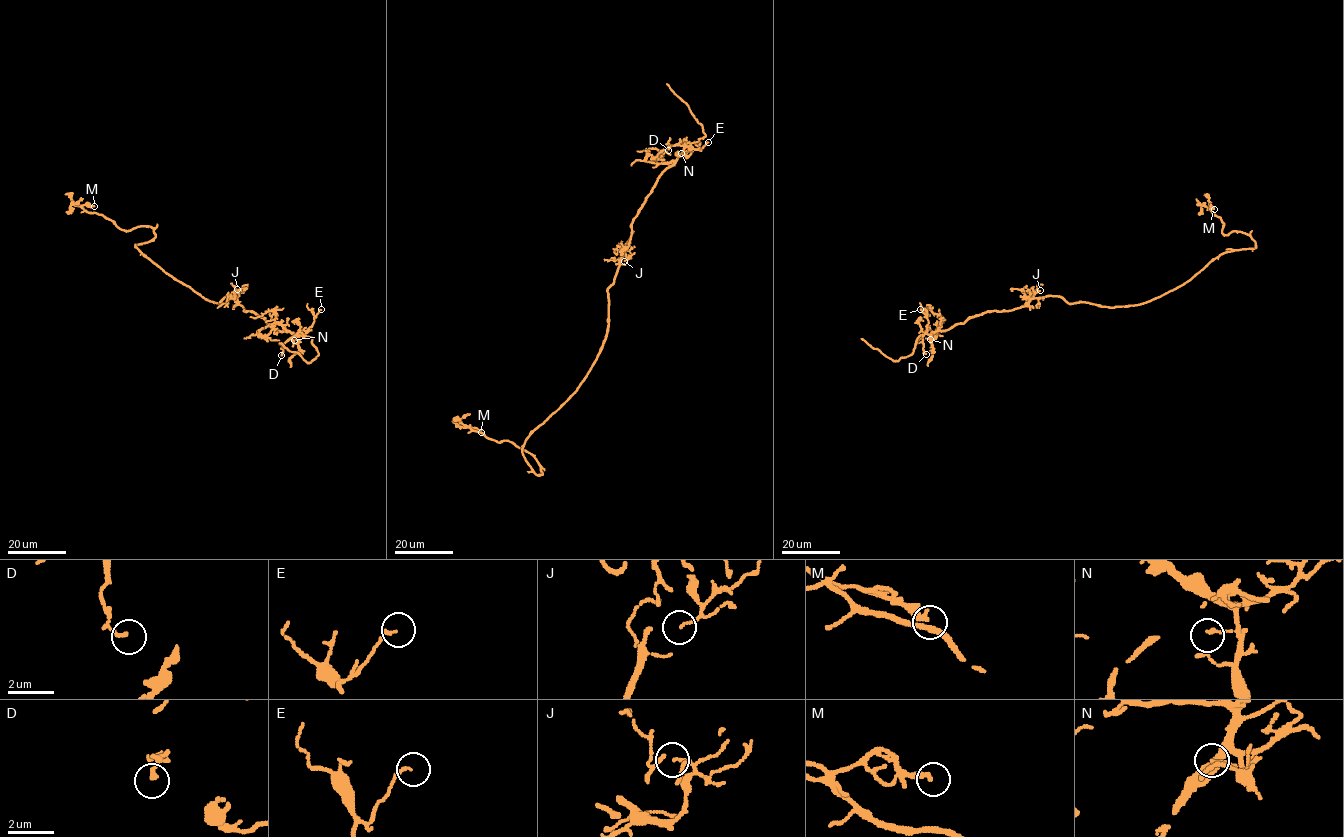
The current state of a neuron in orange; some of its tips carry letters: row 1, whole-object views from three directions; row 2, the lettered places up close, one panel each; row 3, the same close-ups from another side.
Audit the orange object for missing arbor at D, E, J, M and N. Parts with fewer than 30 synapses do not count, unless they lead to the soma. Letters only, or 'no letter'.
no letter

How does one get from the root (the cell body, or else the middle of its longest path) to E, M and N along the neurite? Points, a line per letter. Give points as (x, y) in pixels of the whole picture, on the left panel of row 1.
E: (219, 304), (227, 294), (231, 295), (244, 311), (255, 313), (278, 330), (296, 335), (306, 332), (321, 309)
M: (219, 304), (175, 280), (135, 246), (154, 237), (151, 226), (125, 231), (82, 206), (94, 206)
N: (219, 304), (227, 294), (231, 295), (244, 311), (255, 313), (278, 330), (293, 332), (298, 337), (294, 340)

